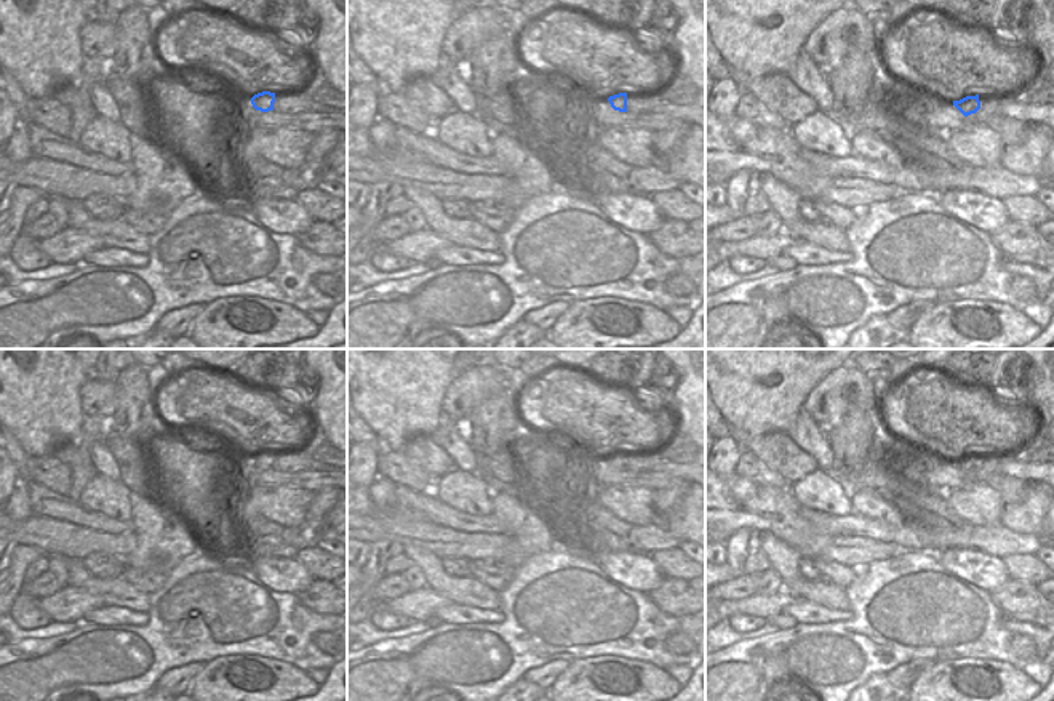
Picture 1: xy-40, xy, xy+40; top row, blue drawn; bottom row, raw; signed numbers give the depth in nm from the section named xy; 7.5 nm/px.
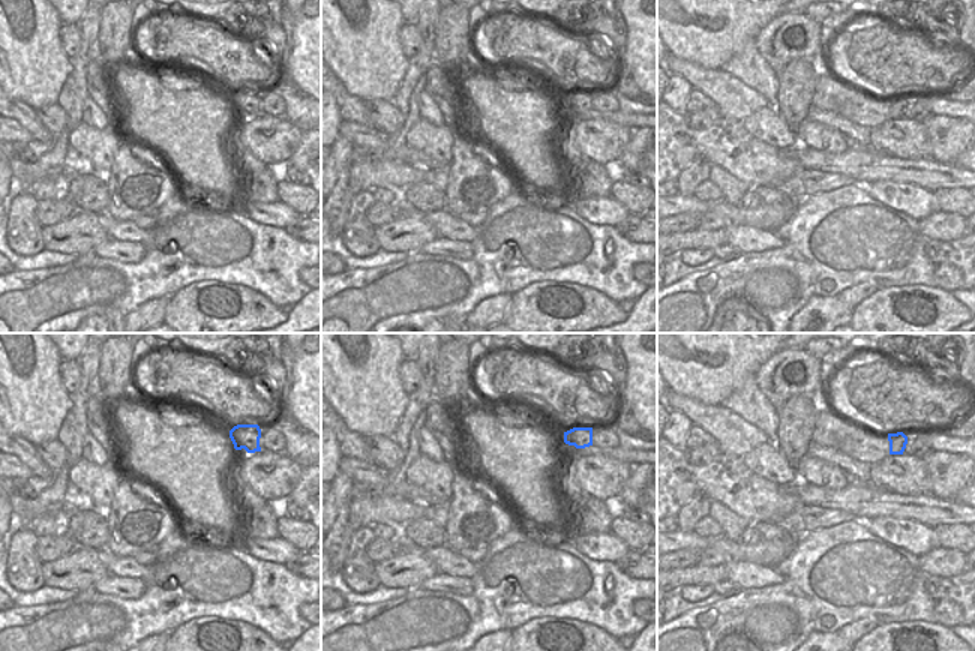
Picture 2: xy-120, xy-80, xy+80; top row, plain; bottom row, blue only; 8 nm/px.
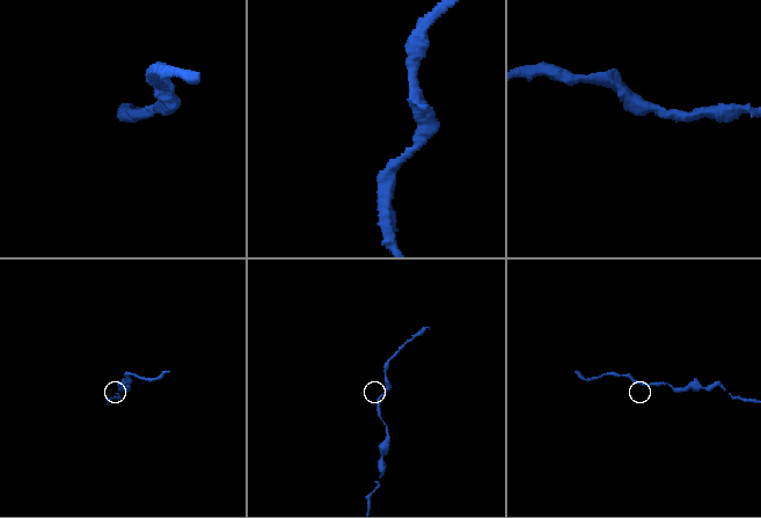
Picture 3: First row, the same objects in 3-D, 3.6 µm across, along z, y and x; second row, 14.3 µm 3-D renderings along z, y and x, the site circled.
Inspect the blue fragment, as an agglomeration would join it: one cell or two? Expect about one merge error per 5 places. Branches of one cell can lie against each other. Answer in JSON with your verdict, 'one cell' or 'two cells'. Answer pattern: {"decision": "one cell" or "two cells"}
{"decision": "one cell"}

